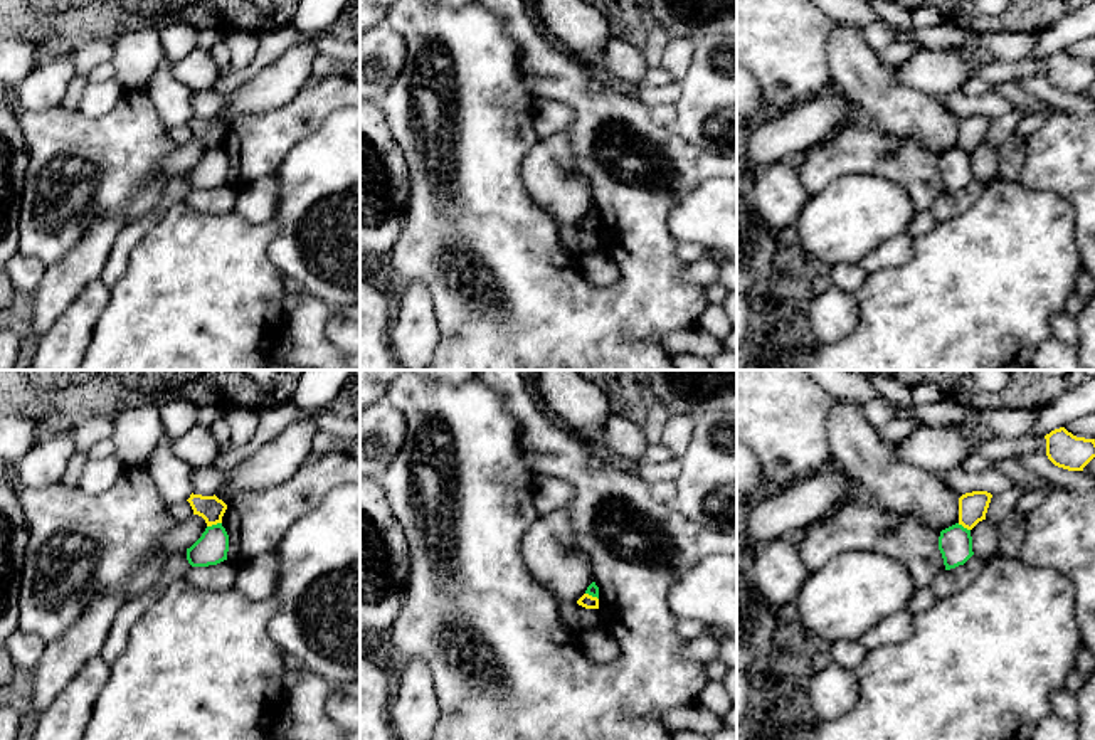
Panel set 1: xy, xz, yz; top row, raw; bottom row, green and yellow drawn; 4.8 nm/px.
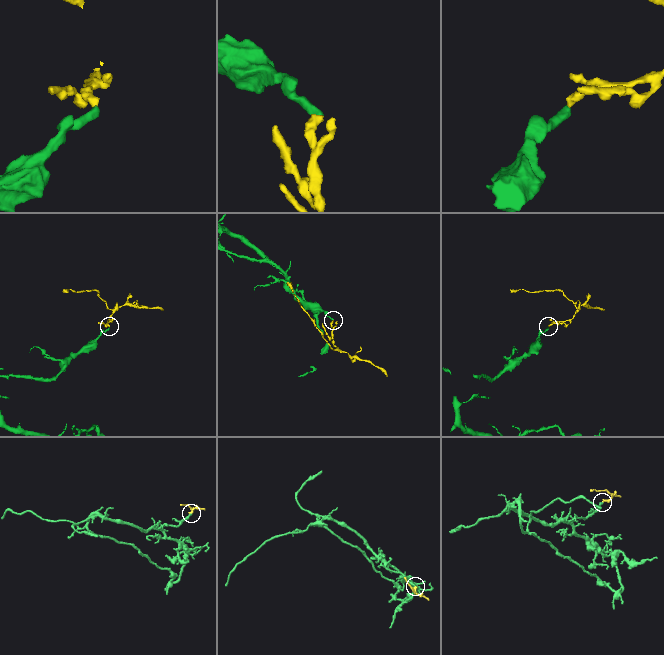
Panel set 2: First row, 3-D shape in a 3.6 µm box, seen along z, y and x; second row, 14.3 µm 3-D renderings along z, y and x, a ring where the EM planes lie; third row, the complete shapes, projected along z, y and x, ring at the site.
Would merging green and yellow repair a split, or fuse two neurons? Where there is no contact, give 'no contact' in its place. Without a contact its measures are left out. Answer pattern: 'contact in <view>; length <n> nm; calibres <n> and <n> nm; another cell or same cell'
contact in xy; length 80 nm; calibres 160 and 120 nm; another cell

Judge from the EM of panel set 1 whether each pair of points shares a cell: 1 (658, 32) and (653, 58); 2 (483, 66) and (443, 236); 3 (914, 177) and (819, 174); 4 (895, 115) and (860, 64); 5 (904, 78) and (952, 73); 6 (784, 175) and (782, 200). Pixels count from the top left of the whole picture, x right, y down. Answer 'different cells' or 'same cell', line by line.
1: same cell
2: same cell
3: same cell
4: same cell
5: same cell
6: same cell

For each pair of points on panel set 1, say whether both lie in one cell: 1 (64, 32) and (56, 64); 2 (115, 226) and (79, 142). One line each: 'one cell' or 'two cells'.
1: two cells
2: two cells

